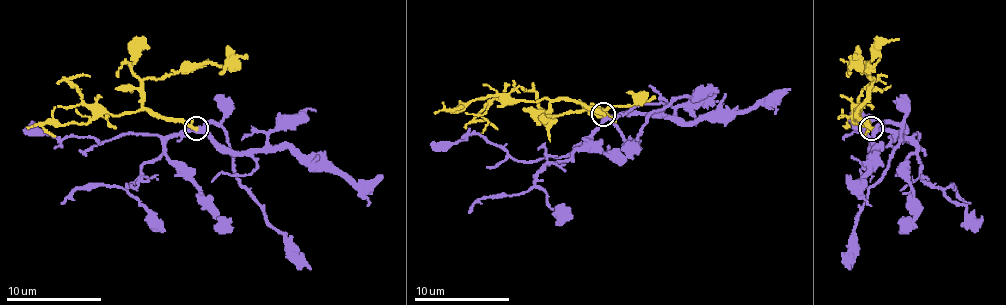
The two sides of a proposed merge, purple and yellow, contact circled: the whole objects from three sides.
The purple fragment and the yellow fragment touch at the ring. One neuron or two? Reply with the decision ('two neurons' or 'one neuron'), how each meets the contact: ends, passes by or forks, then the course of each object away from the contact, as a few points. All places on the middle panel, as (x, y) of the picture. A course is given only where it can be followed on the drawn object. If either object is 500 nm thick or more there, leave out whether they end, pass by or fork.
one neuron | purple forks | yellow passes by | purple via (604, 113), (630, 144), (654, 111), (683, 96), (719, 92) | yellow via (604, 113), (561, 99), (551, 104), (551, 115), (637, 104), (654, 96)

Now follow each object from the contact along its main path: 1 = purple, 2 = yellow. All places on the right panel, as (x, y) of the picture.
1: (871, 129), (890, 124), (902, 129), (890, 167), (868, 193), (854, 229), (849, 270)
2: (871, 129), (856, 114), (873, 81), (854, 55)

